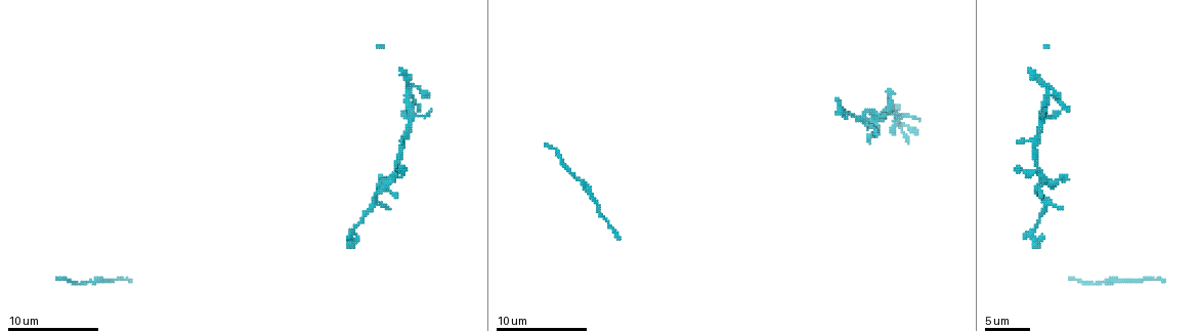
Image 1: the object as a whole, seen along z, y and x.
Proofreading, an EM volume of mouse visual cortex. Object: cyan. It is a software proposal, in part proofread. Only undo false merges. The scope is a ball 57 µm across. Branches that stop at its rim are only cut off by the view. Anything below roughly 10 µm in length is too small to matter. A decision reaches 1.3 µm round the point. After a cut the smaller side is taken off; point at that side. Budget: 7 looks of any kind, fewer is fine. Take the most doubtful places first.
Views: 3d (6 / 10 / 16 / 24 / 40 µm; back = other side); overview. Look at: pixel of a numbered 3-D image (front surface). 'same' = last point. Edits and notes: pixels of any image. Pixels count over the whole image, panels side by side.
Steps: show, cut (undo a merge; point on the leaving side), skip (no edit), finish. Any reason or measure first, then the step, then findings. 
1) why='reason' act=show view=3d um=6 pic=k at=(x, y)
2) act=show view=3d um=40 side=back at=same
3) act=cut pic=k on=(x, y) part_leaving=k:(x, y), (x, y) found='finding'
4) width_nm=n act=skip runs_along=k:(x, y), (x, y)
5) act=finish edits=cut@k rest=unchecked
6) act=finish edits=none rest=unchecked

why='three-way junction' act=show view=3d um=16 pic=1 at=(1030, 234)

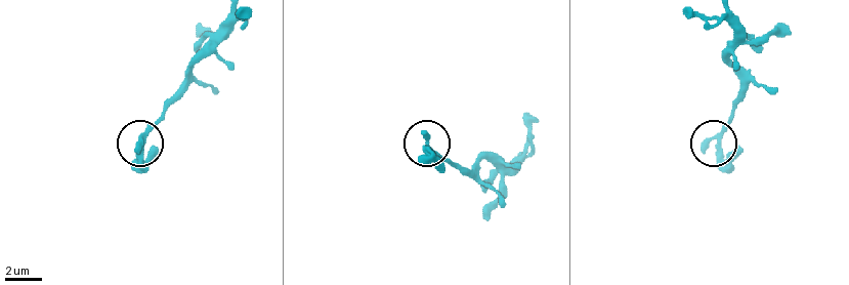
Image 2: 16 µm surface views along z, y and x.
arms=3 act=skip found='continuous, no second cell'

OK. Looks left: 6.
why='thick turns thin' act=show view=3d um=10 pic=1 at=(1124, 279)

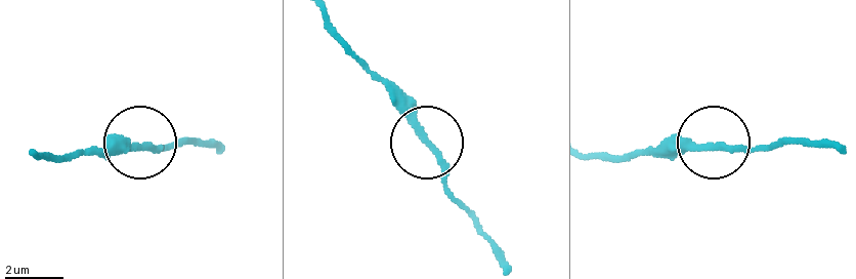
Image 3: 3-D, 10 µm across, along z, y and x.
act=show view=3d um=10 side=back pic=3 at=(428, 142)

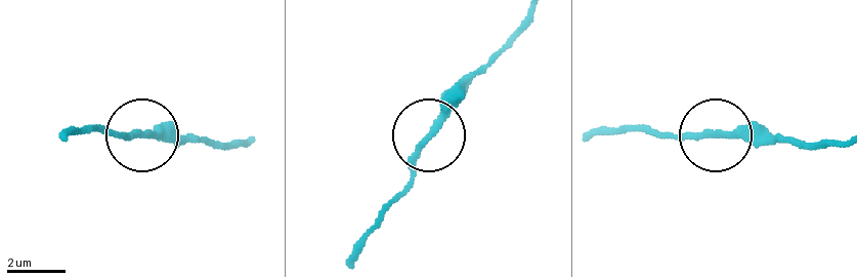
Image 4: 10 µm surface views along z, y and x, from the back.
act=skip found='continuous, no second cell'

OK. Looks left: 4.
why='sudden change in width' act=show view=3d um=10 pic=1 at=(393, 176)

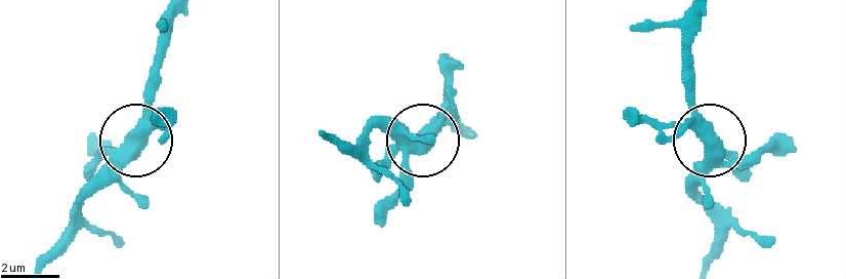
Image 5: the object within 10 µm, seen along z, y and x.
act=skip found='continuous, no second cell'

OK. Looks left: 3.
why='thin neck' act=show view=3d um=10 pic=1 at=(617, 234)

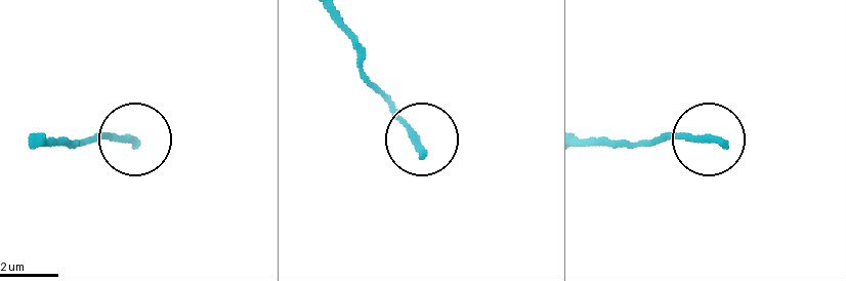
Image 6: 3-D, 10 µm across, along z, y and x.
act=skip found='continuous, no second cell'

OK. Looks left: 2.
act=finish edits=none rest=unchecked

